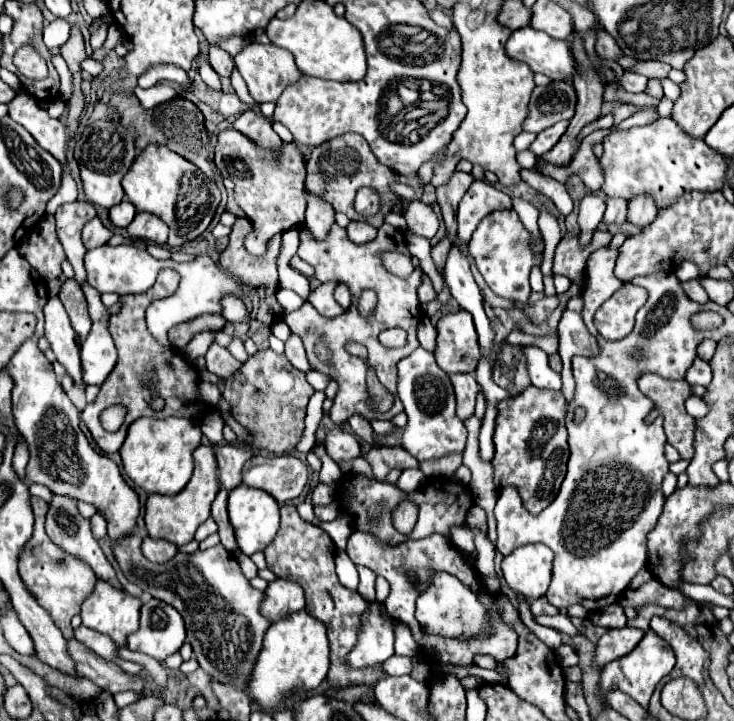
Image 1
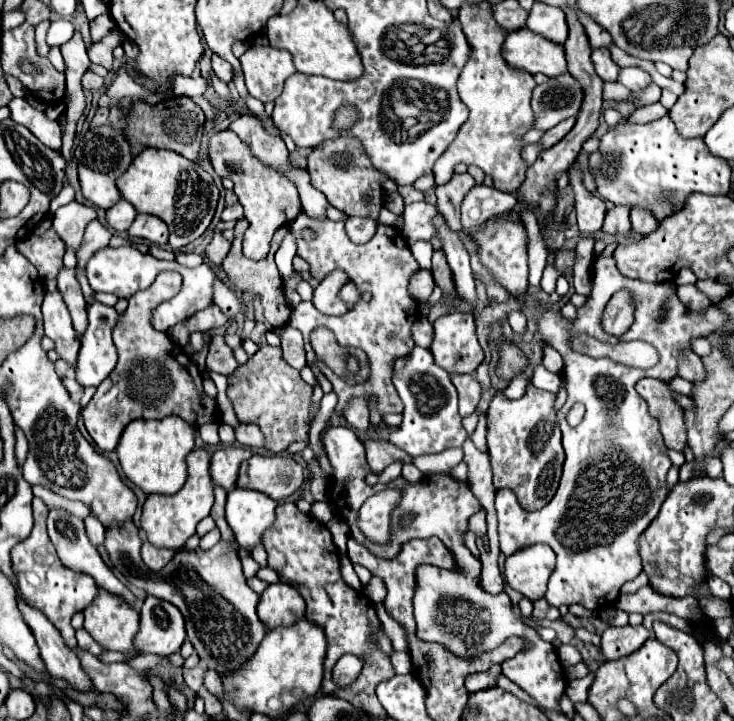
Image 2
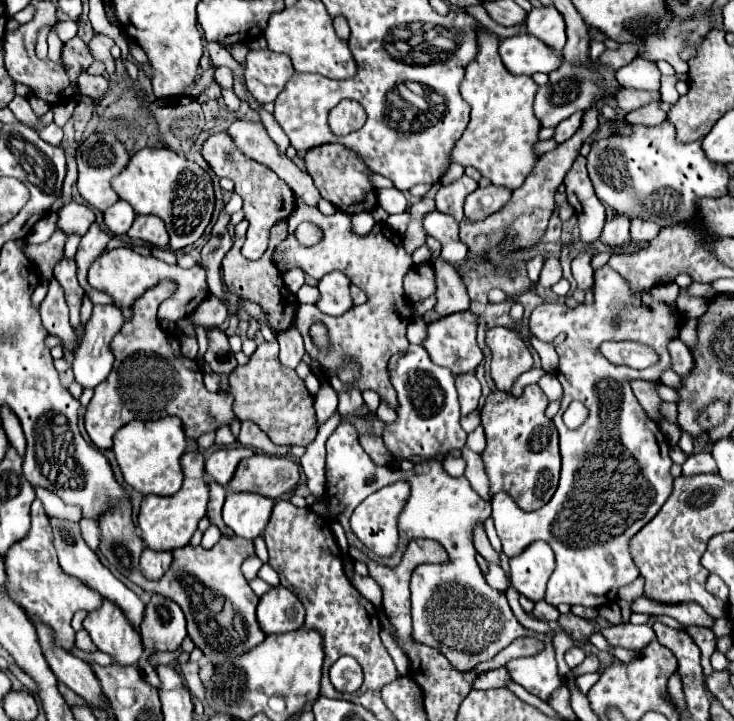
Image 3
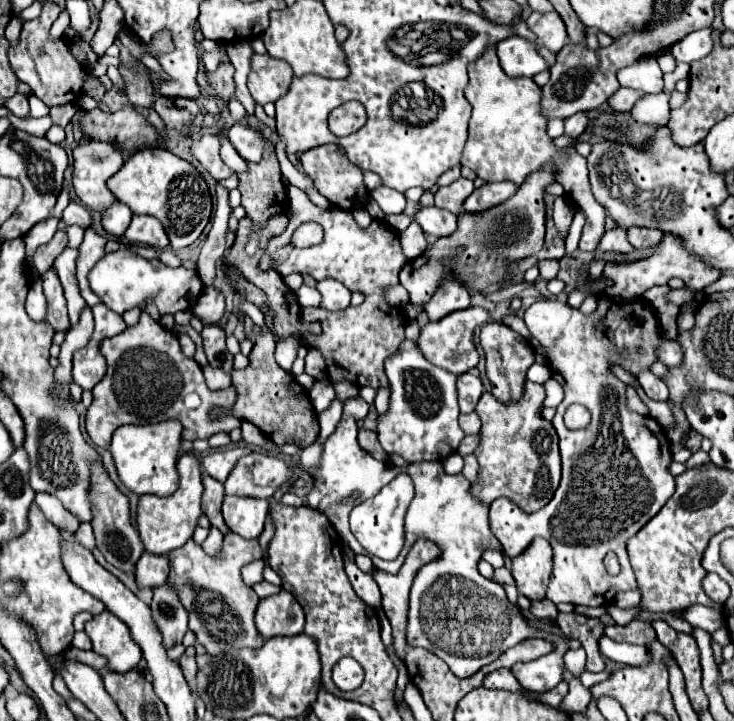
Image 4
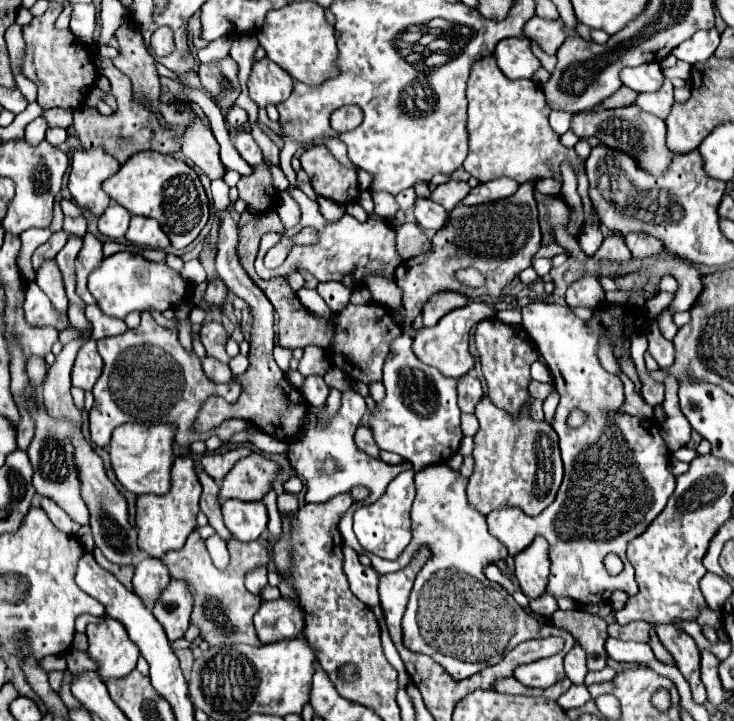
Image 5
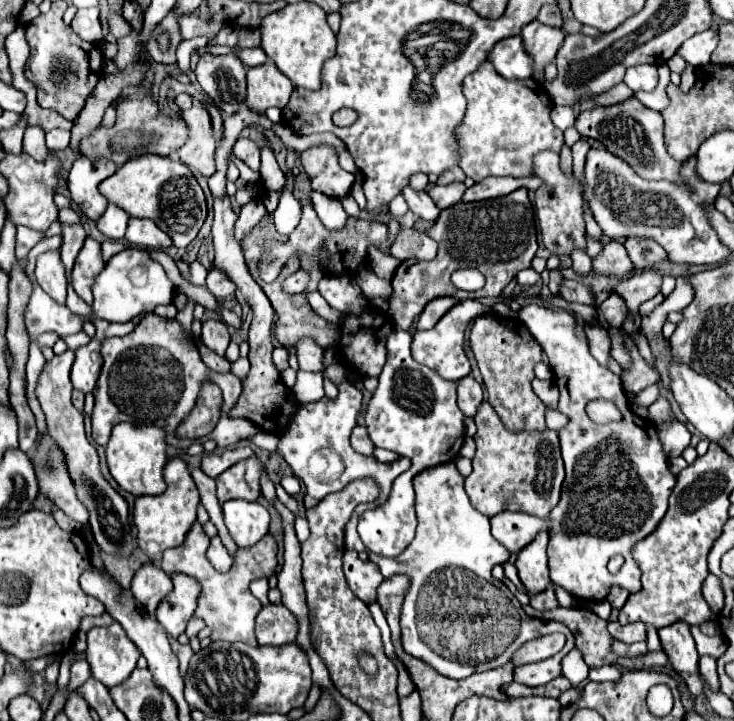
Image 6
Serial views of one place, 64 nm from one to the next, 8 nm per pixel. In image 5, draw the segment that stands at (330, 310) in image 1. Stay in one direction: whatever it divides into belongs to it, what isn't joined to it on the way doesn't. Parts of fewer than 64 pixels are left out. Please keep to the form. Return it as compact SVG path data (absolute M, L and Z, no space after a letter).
M320 282L318 284L318 294L324 298L324 302L328 304L328 308L332 312L340 312L342 308L348 306L352 290L348 290L340 282Z

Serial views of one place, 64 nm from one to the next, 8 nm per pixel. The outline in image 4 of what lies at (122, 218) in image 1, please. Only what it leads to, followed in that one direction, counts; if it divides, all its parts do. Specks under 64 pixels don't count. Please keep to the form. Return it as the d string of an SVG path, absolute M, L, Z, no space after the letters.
M114 202L108 210L102 214L102 226L110 236L122 238L124 232L128 230L128 224L132 220L132 210L126 204Z

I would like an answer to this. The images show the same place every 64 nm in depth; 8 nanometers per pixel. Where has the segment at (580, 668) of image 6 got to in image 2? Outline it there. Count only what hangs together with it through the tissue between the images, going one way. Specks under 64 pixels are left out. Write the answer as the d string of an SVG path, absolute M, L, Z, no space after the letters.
M562 644L562 646L560 646L558 656L560 656L560 664L562 664L564 668L566 668L566 666L574 666L574 664L582 662L580 652L578 652L574 646L570 646L570 644Z

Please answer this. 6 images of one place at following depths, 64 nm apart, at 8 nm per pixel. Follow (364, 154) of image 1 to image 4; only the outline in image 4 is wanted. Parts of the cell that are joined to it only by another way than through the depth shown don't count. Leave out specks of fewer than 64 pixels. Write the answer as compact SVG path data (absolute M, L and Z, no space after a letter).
M326 144L326 146L318 146L318 148L312 148L308 152L304 152L300 156L302 160L302 166L306 170L306 174L312 178L316 190L328 198L332 202L332 206L340 208L340 210L356 210L362 206L368 204L370 200L370 192L364 184L364 176L362 176L362 170L356 168L356 164L352 164L346 156L346 152L338 146L338 144Z

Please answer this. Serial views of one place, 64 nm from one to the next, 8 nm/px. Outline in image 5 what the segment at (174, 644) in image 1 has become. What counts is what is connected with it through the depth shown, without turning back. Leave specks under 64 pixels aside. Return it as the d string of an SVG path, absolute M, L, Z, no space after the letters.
M170 580L168 588L160 594L160 600L154 604L154 616L162 624L170 642L184 636L190 626L192 596L182 580Z

